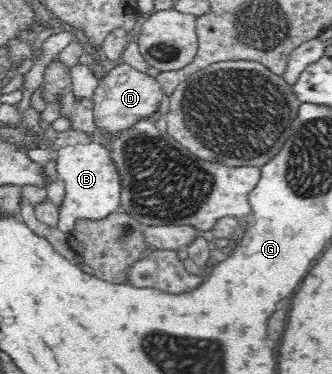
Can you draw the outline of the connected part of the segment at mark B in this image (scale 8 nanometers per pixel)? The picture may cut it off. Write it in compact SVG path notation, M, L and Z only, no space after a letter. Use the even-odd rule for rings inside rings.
M105 142L66 145L55 153L56 170L59 178L64 181L65 195L59 208L57 228L61 232L71 233L78 218L100 220L118 212L121 206L121 194L124 180L114 165L114 152Z

